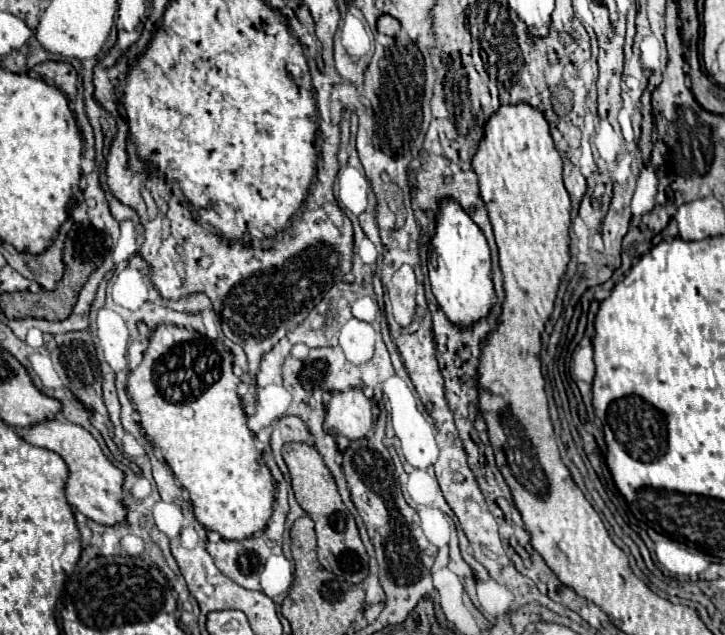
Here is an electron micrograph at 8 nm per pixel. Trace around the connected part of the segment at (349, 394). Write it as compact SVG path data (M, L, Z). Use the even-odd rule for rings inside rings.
M361 389L333 393L333 399L327 405L323 427L327 433L343 435L347 439L365 437L373 427L371 401L363 395Z

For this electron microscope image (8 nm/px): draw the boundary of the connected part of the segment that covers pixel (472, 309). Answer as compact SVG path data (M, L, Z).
M443 199L439 205L437 229L435 237L431 239L427 263L433 295L449 321L453 321L453 325L459 329L473 327L495 307L497 295L491 281L491 255L487 239L453 199Z

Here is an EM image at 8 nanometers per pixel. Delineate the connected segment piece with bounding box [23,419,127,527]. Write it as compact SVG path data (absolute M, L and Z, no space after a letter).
M51 419L45 423L37 423L23 431L23 439L31 445L51 449L65 459L65 463L69 465L69 479L67 479L65 493L69 503L77 511L81 511L85 517L93 519L95 523L101 523L107 527L121 523L127 517L127 507L123 505L125 473L107 459L107 455L103 453L103 449L99 447L95 437L87 429L83 429L81 425L63 423L63 421L65 419Z

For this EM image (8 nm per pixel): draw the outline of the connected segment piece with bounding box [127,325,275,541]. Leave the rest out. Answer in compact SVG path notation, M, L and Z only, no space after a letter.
M159 325L151 335L141 365L129 375L127 393L141 415L141 427L147 437L163 451L177 481L189 491L197 521L223 539L243 541L265 531L273 513L275 485L271 471L255 449L255 435L247 425L247 415L237 395L239 377L233 373L231 363L233 355L221 341L193 335L193 331L185 327Z

